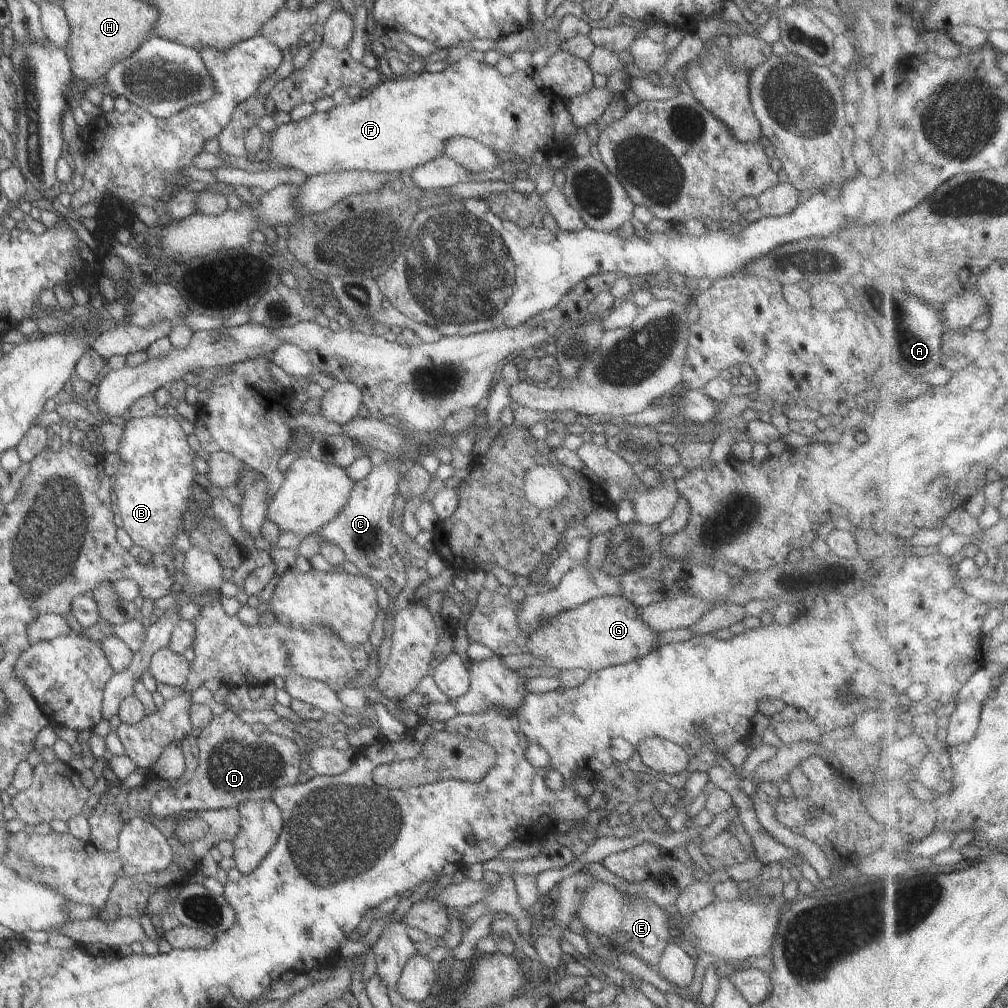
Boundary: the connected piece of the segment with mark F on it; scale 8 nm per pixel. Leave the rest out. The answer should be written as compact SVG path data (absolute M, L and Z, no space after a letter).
M462 57L457 62L449 64L447 68L441 70L441 72L430 73L422 70L414 75L408 76L394 76L389 80L382 78L374 87L368 92L364 92L360 100L349 103L348 101L342 102L339 105L335 105L327 112L314 111L310 116L302 118L298 121L290 121L286 124L282 124L276 127L271 132L269 140L269 147L267 148L266 163L273 167L292 168L298 170L305 178L312 177L313 175L319 175L321 173L338 173L341 171L367 171L374 173L401 173L402 171L409 171L417 165L423 164L428 160L431 160L434 156L440 154L444 140L449 137L469 137L485 146L488 146L492 151L502 150L505 152L511 152L516 156L516 159L526 159L535 150L541 150L545 152L545 143L547 142L547 152L555 154L562 148L555 148L555 146L563 146L566 140L566 134L574 131L583 131L583 129L577 129L571 122L568 110L566 109L567 101L562 100L549 92L540 91L537 86L531 81L531 73L524 70L514 70L512 74L507 77L501 76L495 67L488 65L485 61L472 60L469 57Z

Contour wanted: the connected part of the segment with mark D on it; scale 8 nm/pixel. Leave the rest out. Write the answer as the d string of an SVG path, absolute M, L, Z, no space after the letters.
M228 706L223 714L214 716L195 734L198 746L197 768L186 784L176 784L174 787L164 784L152 788L153 798L149 800L149 810L153 819L172 818L174 814L181 814L183 817L183 813L192 811L236 808L240 802L251 799L269 800L274 788L295 784L295 780L297 780L303 767L298 746L293 740L267 731L260 734L253 733L250 725L243 723L234 710Z

